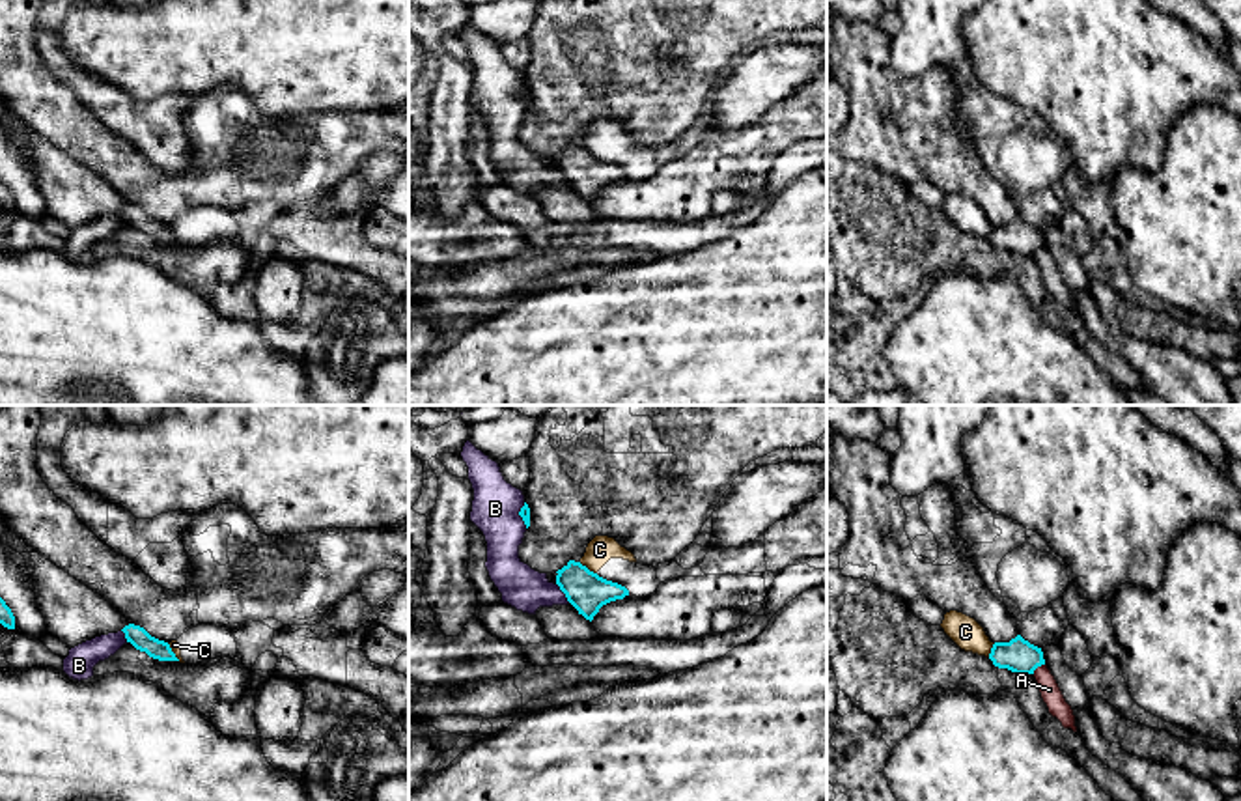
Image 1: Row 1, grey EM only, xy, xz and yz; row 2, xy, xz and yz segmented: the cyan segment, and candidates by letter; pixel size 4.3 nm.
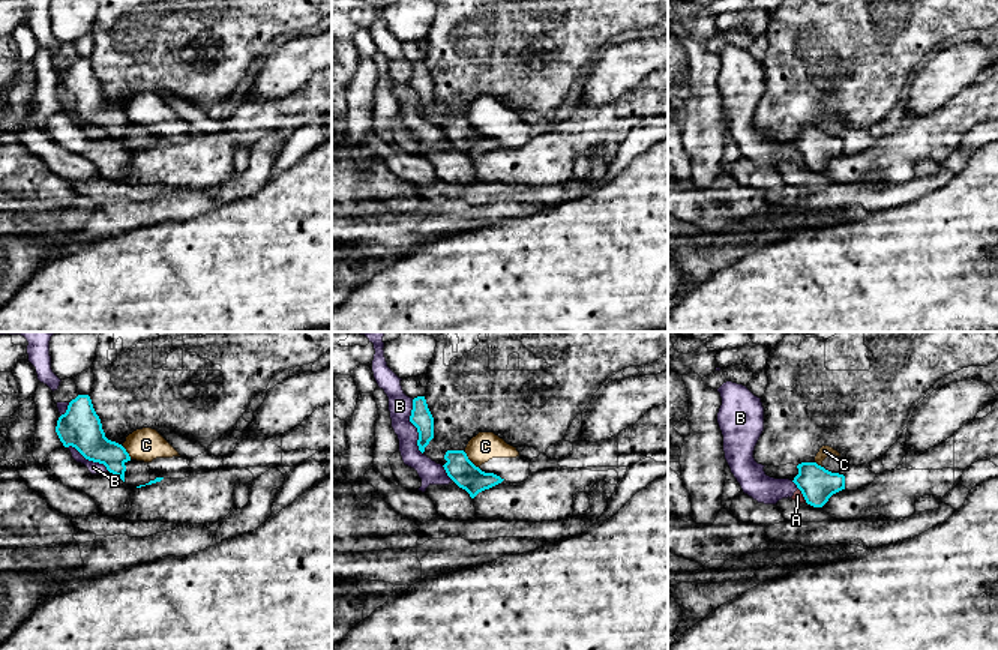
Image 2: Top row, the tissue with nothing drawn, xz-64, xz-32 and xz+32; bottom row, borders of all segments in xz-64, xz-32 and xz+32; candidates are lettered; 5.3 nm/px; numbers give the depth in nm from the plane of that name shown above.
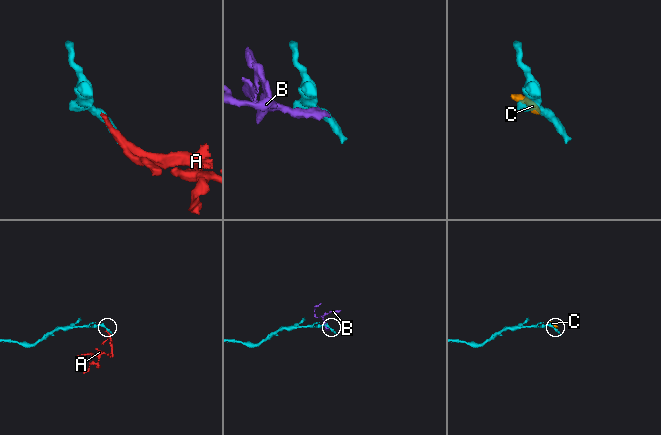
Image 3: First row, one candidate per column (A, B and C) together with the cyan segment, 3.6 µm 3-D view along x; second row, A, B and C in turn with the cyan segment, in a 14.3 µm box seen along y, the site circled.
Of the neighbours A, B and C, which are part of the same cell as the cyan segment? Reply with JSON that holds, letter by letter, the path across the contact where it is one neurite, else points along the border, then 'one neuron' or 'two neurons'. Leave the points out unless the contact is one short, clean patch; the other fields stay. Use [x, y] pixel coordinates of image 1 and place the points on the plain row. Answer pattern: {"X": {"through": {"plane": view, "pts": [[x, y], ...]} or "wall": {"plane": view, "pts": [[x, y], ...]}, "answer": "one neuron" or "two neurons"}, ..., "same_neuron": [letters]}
{"A": {"wall": {"plane": "yz", "pts": [[1044, 245], [1032, 254]]}, "answer": "two neurons"}, "B": {"wall": {"plane": "xz", "pts": [[557, 165], [570, 183]]}, "answer": "two neurons"}, "C": {"wall": {"plane": "xz", "pts": [[579, 144], [596, 155]]}, "answer": "two neurons"}, "same_neuron": []}

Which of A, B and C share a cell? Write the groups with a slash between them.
A B / C

